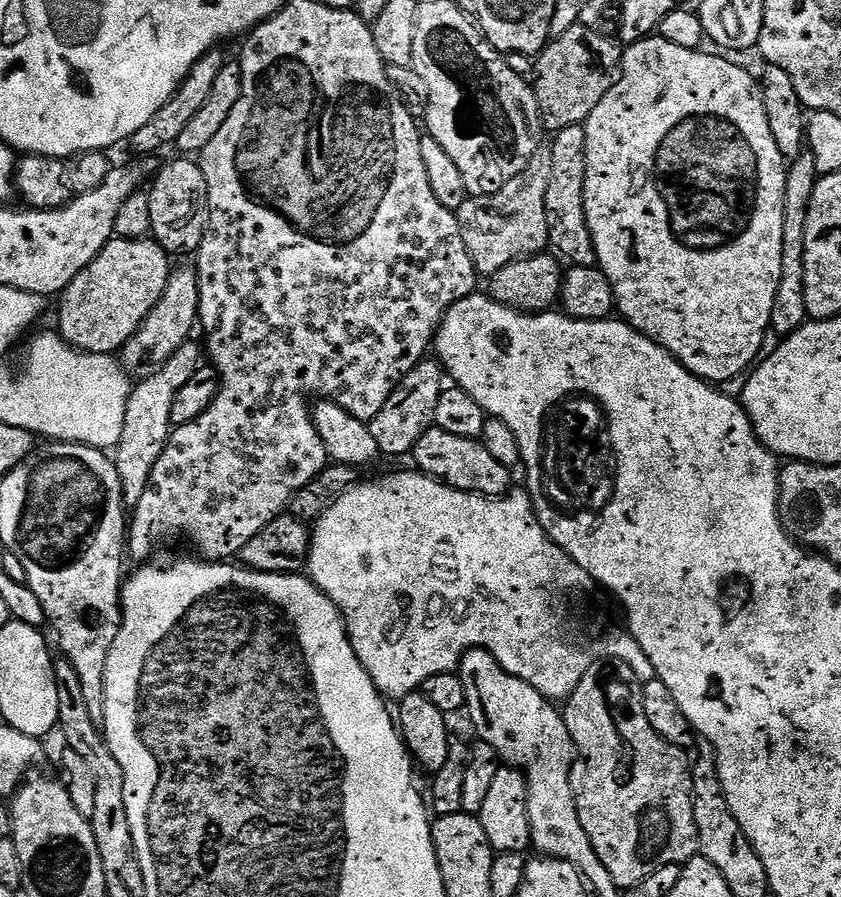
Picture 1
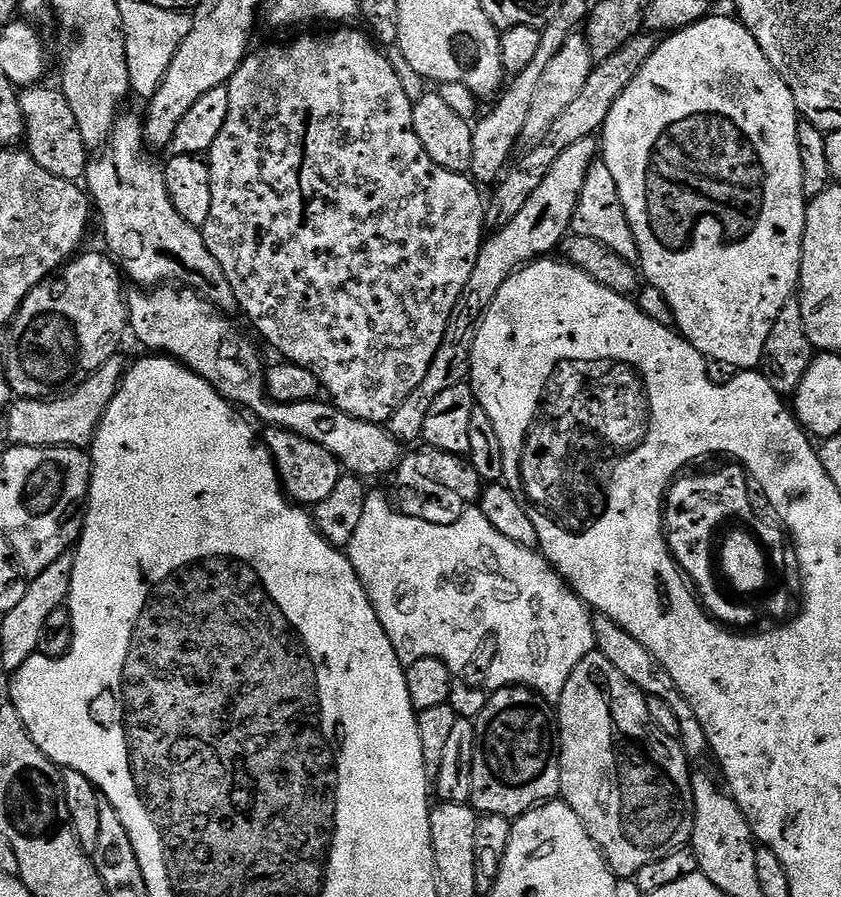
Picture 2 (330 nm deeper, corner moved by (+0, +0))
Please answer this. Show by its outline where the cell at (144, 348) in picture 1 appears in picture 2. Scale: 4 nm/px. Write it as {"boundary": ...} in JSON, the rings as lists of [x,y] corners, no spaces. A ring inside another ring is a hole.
{"boundary":[[[119,355],[111,356],[98,371],[91,373],[81,383],[80,387],[61,395],[59,398],[47,400],[21,400],[17,399],[9,407],[6,413],[8,419],[8,444],[18,448],[82,448],[87,449],[91,445],[100,421],[104,418],[104,412],[110,406],[110,402],[116,397],[120,388],[120,381],[126,371],[126,364],[120,361]]]}

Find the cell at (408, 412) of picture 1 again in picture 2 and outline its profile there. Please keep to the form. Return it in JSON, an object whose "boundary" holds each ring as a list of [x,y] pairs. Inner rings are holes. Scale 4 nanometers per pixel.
{"boundary":[[[593,137],[582,138],[582,142],[574,142],[567,150],[562,150],[562,155],[550,166],[550,174],[542,178],[538,190],[530,194],[526,206],[518,210],[514,222],[510,226],[502,226],[480,245],[478,262],[474,262],[474,274],[470,274],[470,282],[466,282],[466,290],[462,290],[462,298],[452,311],[450,322],[446,326],[446,334],[442,338],[442,346],[438,346],[438,354],[434,354],[434,362],[430,362],[430,370],[426,378],[394,410],[394,414],[386,422],[388,433],[400,441],[401,445],[412,446],[415,440],[419,441],[424,434],[426,426],[426,413],[434,403],[434,398],[442,394],[442,390],[450,390],[450,386],[458,386],[469,379],[471,370],[471,346],[475,340],[477,325],[488,307],[494,302],[498,290],[521,268],[529,265],[534,260],[547,257],[555,253],[569,235],[574,210],[578,206],[578,198],[582,194],[582,182],[586,182],[586,170],[598,159],[598,144]]]}

